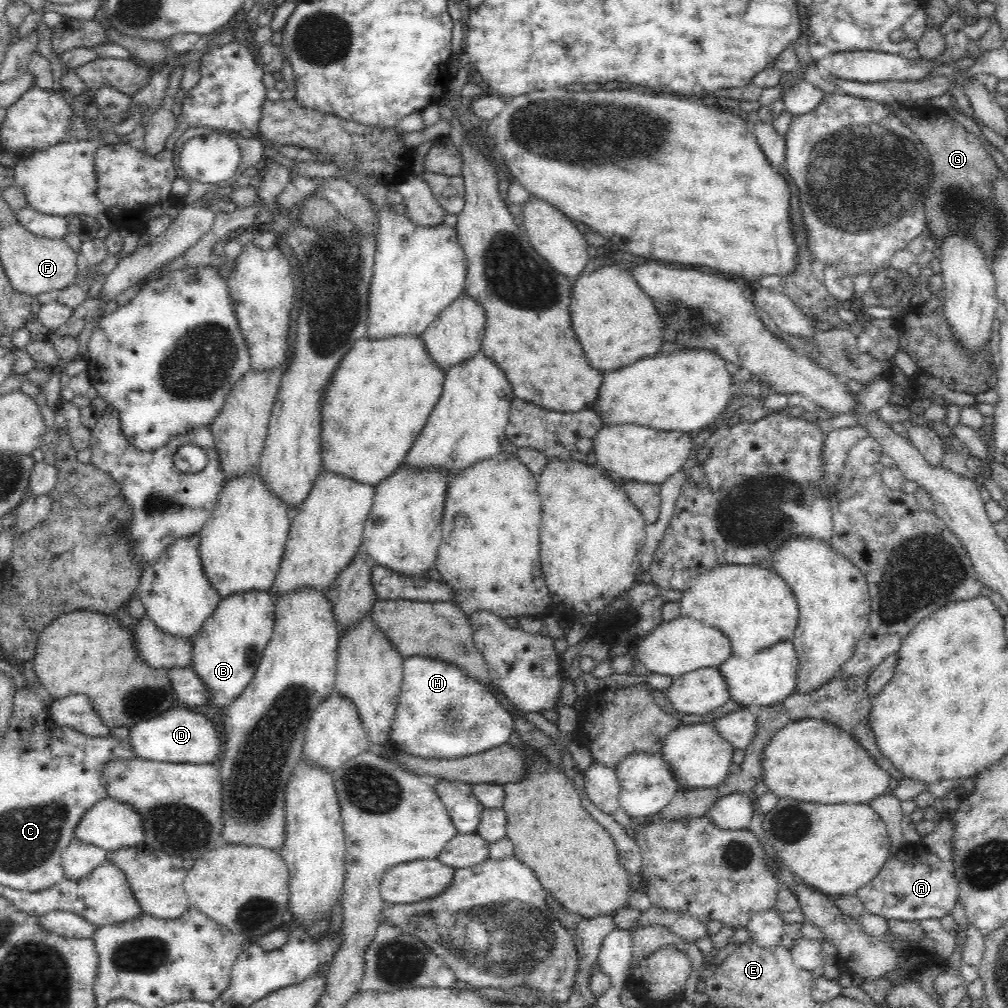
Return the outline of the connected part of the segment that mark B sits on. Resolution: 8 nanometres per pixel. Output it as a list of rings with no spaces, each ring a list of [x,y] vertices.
[[[244,591],[219,600],[214,612],[200,627],[192,640],[192,669],[200,677],[206,689],[210,691],[211,702],[208,705],[227,707],[252,682],[266,645],[273,635],[275,623],[275,604],[267,591]]]

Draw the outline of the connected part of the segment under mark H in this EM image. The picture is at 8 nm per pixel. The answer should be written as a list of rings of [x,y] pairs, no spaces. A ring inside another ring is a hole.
[[[412,655],[404,657],[403,680],[398,710],[392,723],[390,747],[420,758],[455,759],[488,751],[508,743],[514,729],[511,712],[503,708],[490,688],[468,676],[459,666],[448,661]]]

